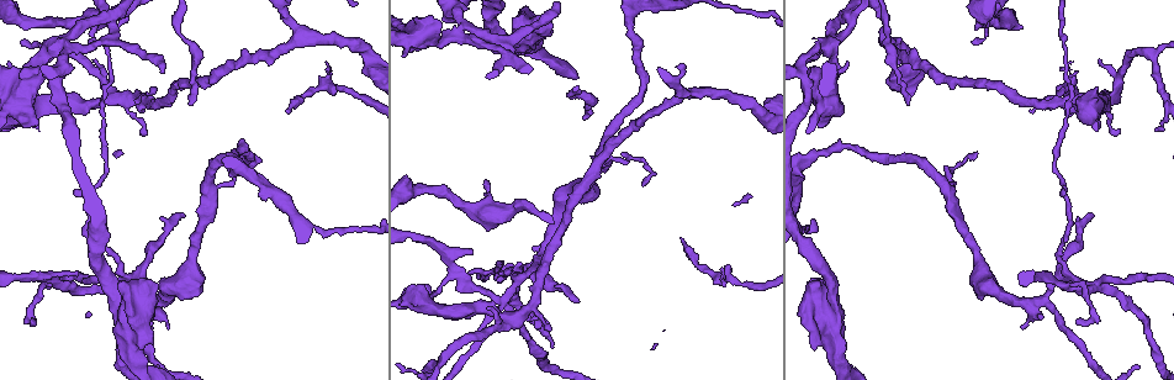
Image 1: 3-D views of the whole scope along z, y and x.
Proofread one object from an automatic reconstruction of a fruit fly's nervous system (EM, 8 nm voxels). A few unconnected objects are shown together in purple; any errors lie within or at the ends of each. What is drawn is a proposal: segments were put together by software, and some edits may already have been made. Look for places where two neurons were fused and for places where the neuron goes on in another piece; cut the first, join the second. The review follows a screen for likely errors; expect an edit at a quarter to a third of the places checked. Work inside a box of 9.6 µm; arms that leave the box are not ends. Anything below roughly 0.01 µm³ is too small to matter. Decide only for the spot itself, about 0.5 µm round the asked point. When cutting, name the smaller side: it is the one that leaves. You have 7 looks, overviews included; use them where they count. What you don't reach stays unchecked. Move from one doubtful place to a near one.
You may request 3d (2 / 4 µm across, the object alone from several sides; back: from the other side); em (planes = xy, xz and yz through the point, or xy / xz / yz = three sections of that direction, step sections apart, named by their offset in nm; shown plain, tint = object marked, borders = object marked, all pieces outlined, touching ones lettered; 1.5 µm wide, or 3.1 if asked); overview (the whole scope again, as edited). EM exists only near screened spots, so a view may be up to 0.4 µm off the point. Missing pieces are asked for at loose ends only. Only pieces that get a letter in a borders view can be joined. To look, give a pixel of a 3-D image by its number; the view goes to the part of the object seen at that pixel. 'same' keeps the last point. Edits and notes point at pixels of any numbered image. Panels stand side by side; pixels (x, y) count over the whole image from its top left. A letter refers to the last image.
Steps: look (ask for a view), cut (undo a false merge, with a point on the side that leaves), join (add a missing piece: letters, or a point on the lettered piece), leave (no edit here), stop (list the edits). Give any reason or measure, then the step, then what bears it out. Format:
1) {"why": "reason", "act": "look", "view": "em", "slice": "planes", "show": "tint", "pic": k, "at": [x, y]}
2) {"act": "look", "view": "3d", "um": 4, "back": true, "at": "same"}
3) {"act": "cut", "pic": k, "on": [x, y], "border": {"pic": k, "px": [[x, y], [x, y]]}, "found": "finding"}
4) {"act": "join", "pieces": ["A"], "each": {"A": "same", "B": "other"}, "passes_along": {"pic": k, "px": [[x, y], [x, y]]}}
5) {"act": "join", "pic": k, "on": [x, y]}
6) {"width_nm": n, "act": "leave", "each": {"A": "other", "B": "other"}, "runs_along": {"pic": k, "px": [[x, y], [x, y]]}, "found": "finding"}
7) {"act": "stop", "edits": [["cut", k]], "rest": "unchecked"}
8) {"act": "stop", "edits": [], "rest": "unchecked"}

{"why": "branch point", "act": "look", "view": "em", "slice": "planes", "show": "borders", "pic": 1, "at": [112, 101]}

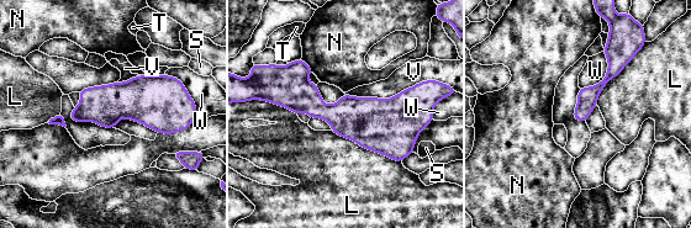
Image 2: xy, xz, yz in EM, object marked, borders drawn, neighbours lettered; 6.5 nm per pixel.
{"width_nm": 280, "act": "leave", "each": {"L": "other", "N": "other", "S": "other", "T": "other", "V": "other", "W": "other"}, "border": {"pic": 2, "px": [[331, 131], [367, 149], [401, 162]]}, "found": "continuous, no second neuron"}

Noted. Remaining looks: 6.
{"why": "abrupt turn", "act": "look", "view": "em", "slice": "planes", "show": "borders", "pic": 1, "at": [823, 47]}

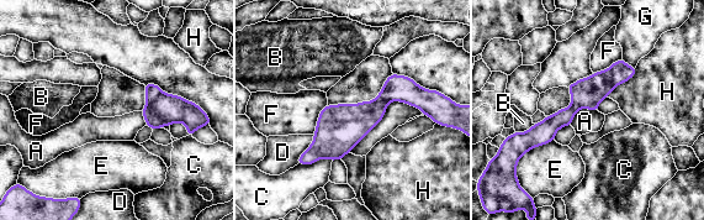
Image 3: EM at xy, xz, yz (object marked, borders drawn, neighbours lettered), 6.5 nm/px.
{"width_nm": 300, "act": "cut", "pic": 3, "on": [152, 90], "each": {"A": "other", "B": "other", "C": "other", "D": "other", "E": "other", "F": "other", "G": "other", "H": "other"}, "found": "two neurons meet here"}

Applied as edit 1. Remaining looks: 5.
{"why": "four arms meet", "act": "look", "view": "em", "um": 3.1, "slice": "planes", "show": "tint", "pic": 1, "at": [1094, 285]}

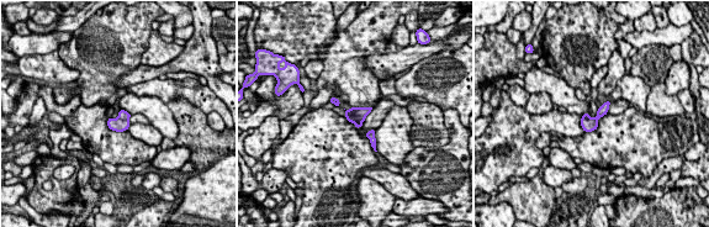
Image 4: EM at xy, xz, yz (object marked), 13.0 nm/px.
{"act": "look", "view": "em", "um": 3.1, "slice": "planes", "show": "borders", "at": "same"}

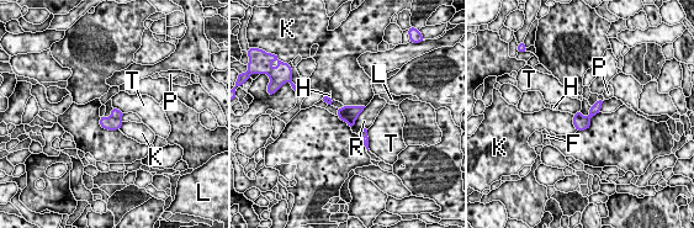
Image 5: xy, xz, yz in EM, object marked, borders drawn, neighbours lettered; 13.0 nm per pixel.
{"longest_contact_nm": ["R", 340], "act": "cut", "pic": 5, "on": [343, 115], "each": {"F": "other", "H": "other", "K": "other", "L": "other", "P": "other", "R": "other", "T": "other"}, "border": {"pic": 5, "px": [[349, 106], [349, 120], [346, 122]]}, "found": "a second neuron is stuck on"}

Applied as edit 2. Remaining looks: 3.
{"act": "stop", "edits": [["cut", 3], ["cut", 5]], "rest": "unchecked"}

